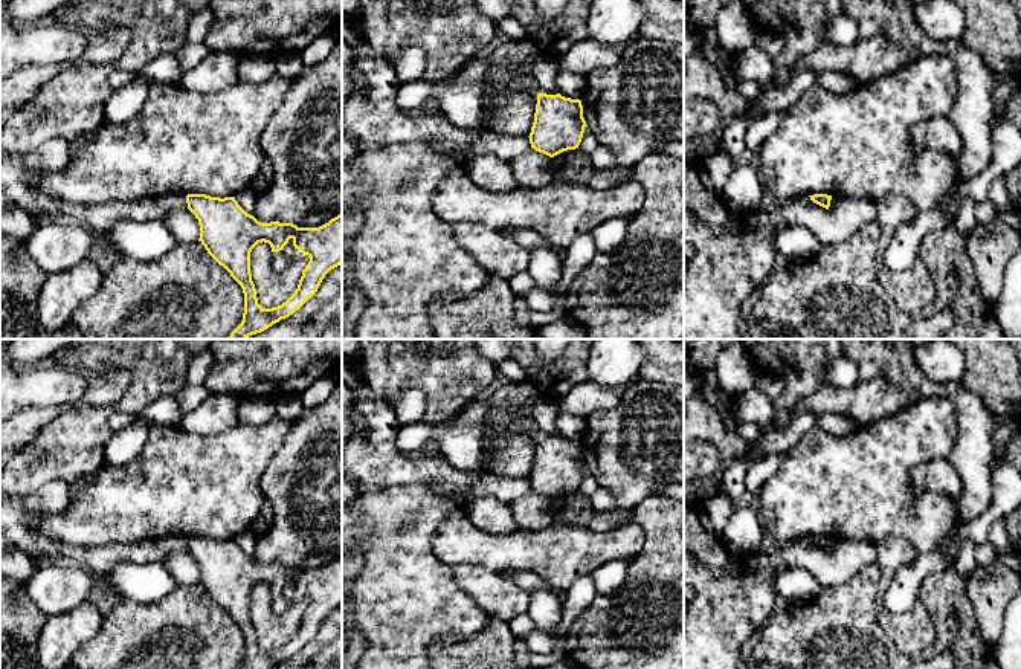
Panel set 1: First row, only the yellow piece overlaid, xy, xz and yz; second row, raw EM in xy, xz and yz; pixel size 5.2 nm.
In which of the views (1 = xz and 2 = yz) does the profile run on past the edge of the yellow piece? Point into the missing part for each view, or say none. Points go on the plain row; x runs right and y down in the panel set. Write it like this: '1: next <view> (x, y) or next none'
1: next none
2: next none

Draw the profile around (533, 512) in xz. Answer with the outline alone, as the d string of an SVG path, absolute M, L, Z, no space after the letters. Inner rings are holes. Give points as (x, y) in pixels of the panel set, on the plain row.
M534 490L510 506L519 530L536 532L552 524L551 499Z

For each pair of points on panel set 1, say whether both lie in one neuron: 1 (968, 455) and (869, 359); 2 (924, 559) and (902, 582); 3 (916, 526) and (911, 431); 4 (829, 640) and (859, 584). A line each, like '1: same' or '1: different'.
1: same
2: same
3: same
4: same

